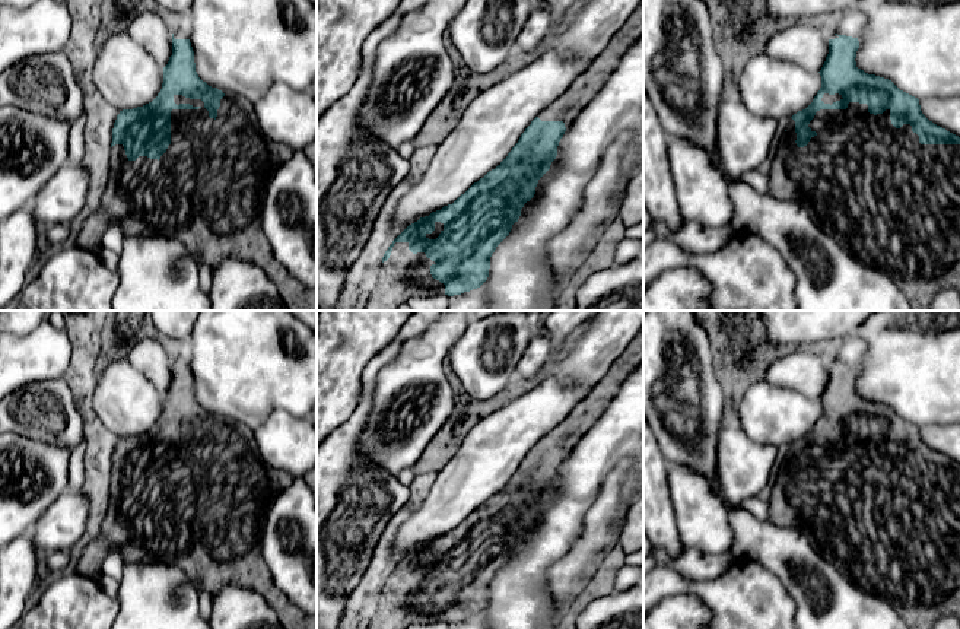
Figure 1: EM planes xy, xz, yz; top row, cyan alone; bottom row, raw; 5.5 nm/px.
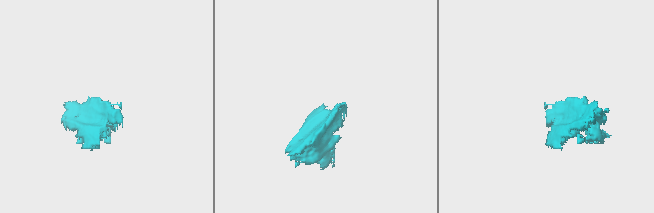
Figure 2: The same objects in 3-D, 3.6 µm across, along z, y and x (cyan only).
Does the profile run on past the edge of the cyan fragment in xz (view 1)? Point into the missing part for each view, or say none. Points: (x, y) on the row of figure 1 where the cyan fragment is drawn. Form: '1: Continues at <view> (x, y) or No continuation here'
1: Continues at xz (587, 85)

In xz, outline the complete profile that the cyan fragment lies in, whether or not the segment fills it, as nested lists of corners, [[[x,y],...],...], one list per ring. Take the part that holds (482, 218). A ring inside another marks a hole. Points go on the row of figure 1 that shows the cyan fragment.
[[[643,0],[588,69],[531,121],[495,169],[474,182],[452,204],[420,217],[392,241],[382,257],[376,286],[365,301],[369,311],[401,311],[414,296],[461,295],[480,288],[487,280],[492,254],[518,222],[524,204],[534,197],[538,180],[557,156],[557,146],[565,131],[605,85],[620,57],[642,35]]]

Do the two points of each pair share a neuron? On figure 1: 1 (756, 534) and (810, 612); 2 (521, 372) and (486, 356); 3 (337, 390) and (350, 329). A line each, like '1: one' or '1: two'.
1: one
2: two
3: one

